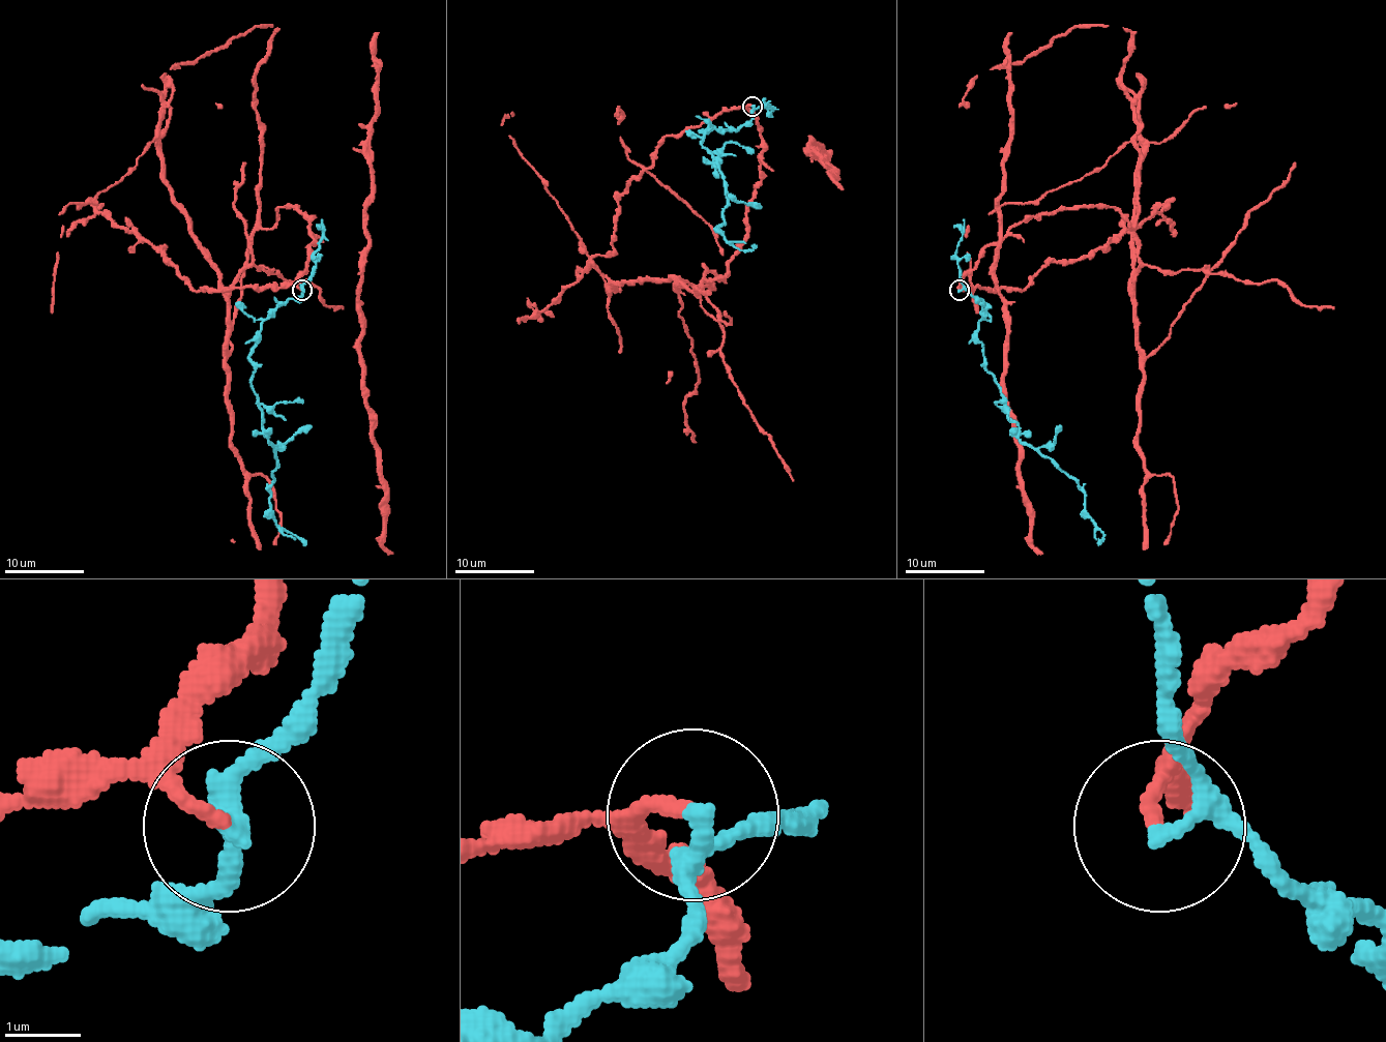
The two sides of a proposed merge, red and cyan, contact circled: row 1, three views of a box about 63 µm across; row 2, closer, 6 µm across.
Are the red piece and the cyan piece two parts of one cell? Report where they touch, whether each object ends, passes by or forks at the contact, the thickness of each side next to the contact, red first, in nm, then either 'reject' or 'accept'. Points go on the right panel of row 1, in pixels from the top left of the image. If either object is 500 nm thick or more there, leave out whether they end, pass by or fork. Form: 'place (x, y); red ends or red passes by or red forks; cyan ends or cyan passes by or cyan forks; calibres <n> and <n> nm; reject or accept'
place (959, 290); red ends; cyan passes by; calibres 180 and 220 nm; reject

